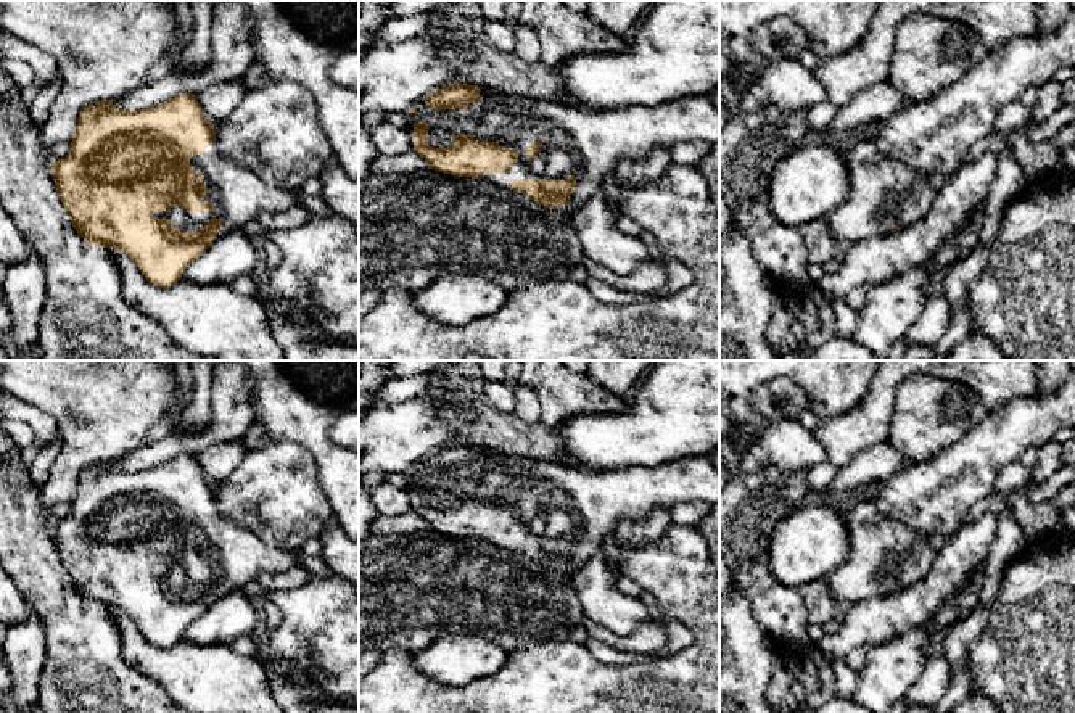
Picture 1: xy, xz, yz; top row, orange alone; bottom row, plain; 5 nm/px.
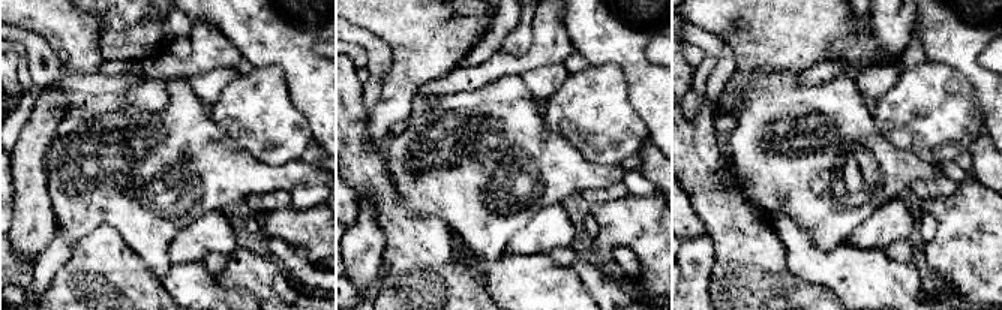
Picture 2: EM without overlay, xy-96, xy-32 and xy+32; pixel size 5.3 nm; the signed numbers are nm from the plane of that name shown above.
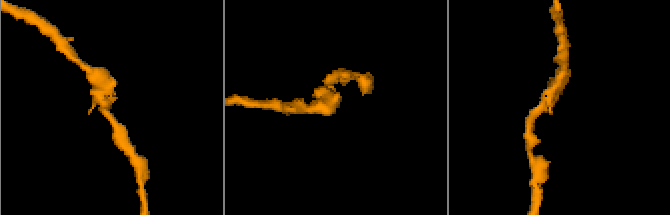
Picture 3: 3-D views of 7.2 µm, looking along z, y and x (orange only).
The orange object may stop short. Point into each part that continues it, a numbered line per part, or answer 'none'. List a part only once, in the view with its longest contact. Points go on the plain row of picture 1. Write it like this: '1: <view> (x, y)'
1: xy (237, 554)

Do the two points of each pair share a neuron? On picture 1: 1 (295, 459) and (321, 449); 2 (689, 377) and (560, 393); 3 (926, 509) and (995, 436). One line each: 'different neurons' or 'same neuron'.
1: different neurons
2: different neurons
3: same neuron

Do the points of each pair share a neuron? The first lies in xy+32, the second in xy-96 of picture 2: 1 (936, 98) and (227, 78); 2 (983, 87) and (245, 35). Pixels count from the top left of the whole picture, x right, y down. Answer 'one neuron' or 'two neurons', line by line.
1: two neurons
2: one neuron

